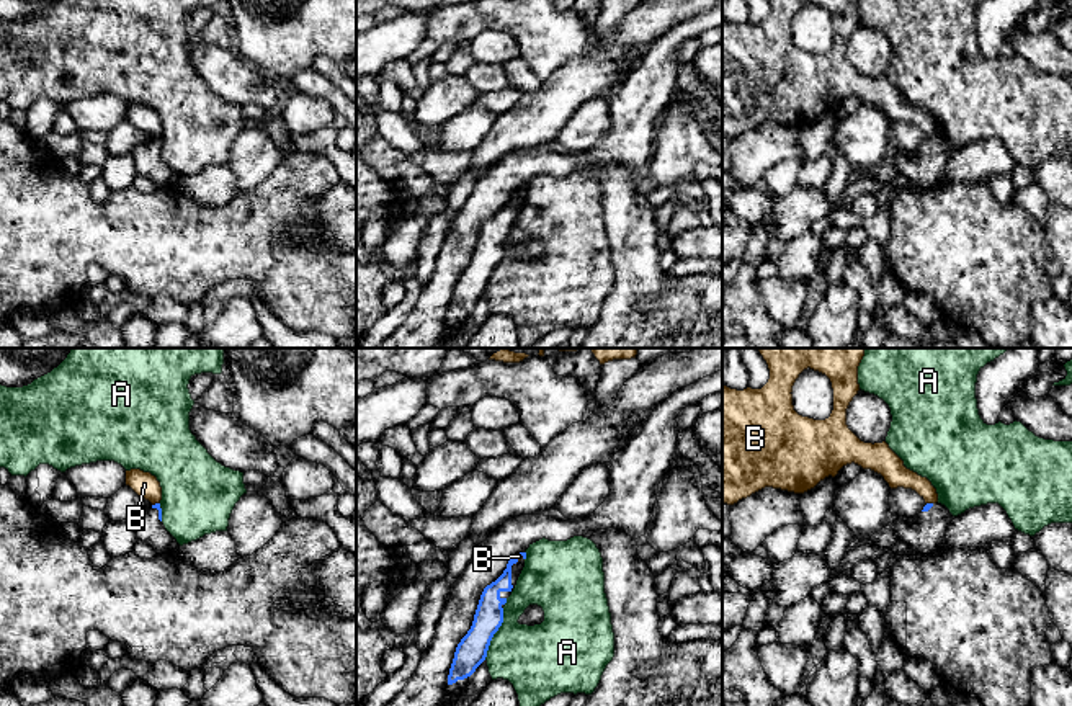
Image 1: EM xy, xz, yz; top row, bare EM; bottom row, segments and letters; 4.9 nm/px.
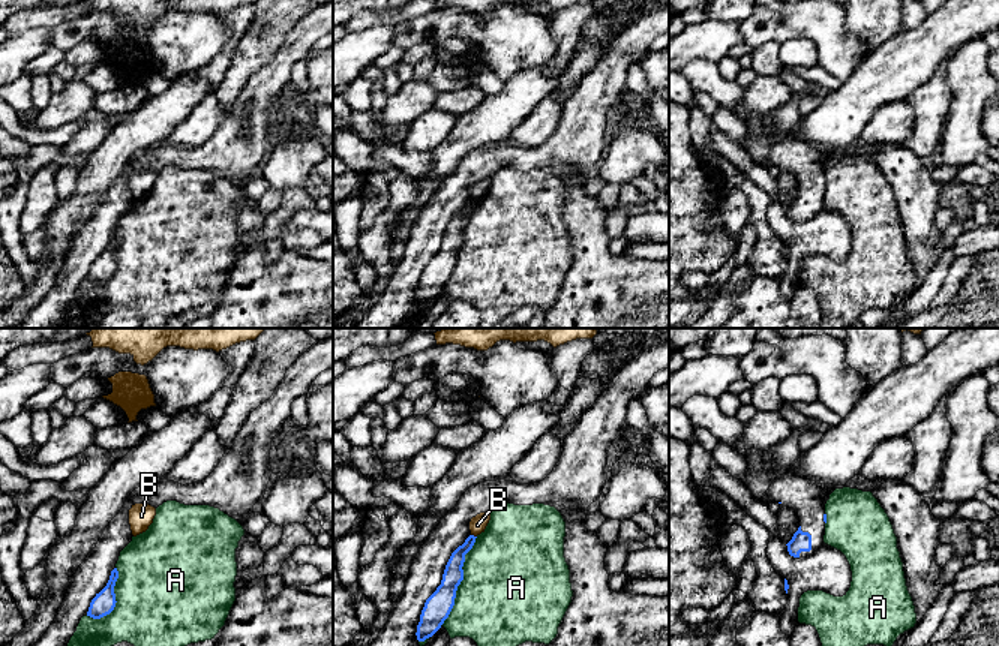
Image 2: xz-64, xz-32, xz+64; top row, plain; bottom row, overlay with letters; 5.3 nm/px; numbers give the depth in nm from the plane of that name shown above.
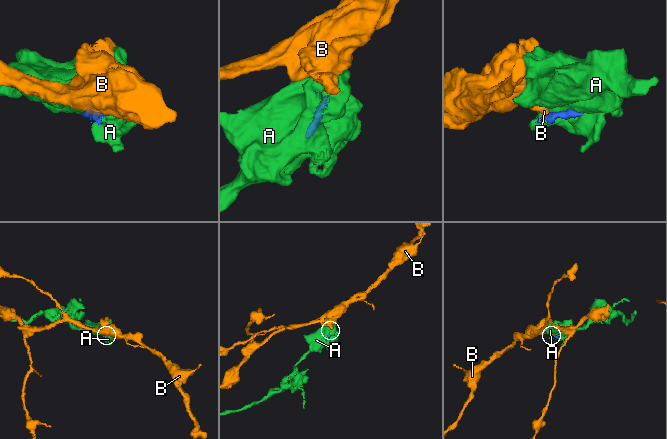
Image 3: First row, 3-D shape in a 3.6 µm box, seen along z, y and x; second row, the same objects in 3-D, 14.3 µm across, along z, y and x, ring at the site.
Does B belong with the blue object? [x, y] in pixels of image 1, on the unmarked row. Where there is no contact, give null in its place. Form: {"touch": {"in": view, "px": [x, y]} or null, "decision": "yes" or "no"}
{"touch": {"in": "xz", "px": [517, 195]}, "decision": "no"}

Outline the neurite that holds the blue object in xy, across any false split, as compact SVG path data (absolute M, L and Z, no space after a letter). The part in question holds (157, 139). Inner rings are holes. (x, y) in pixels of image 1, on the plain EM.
M160 137L139 144L131 154L134 157L137 173L149 176L157 188L178 186L180 178L162 157Z

